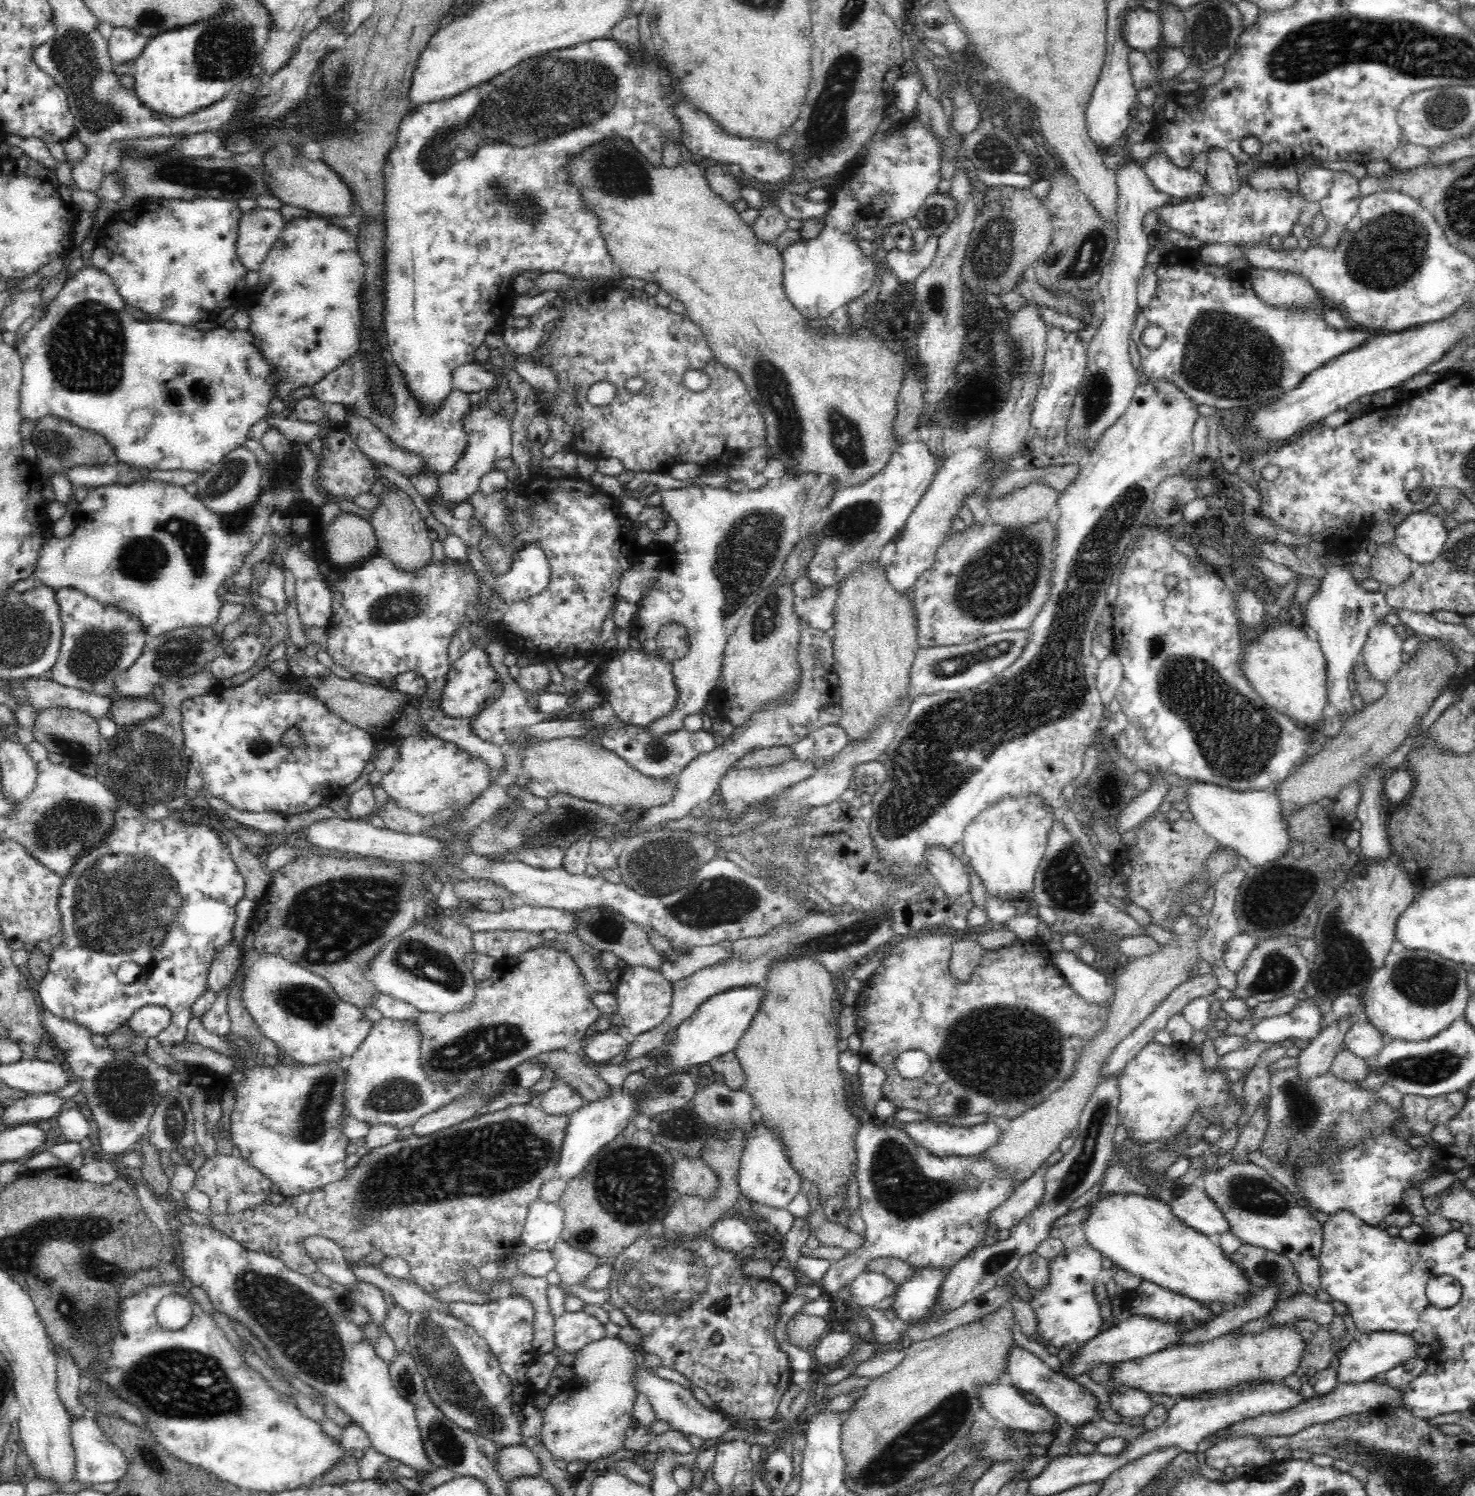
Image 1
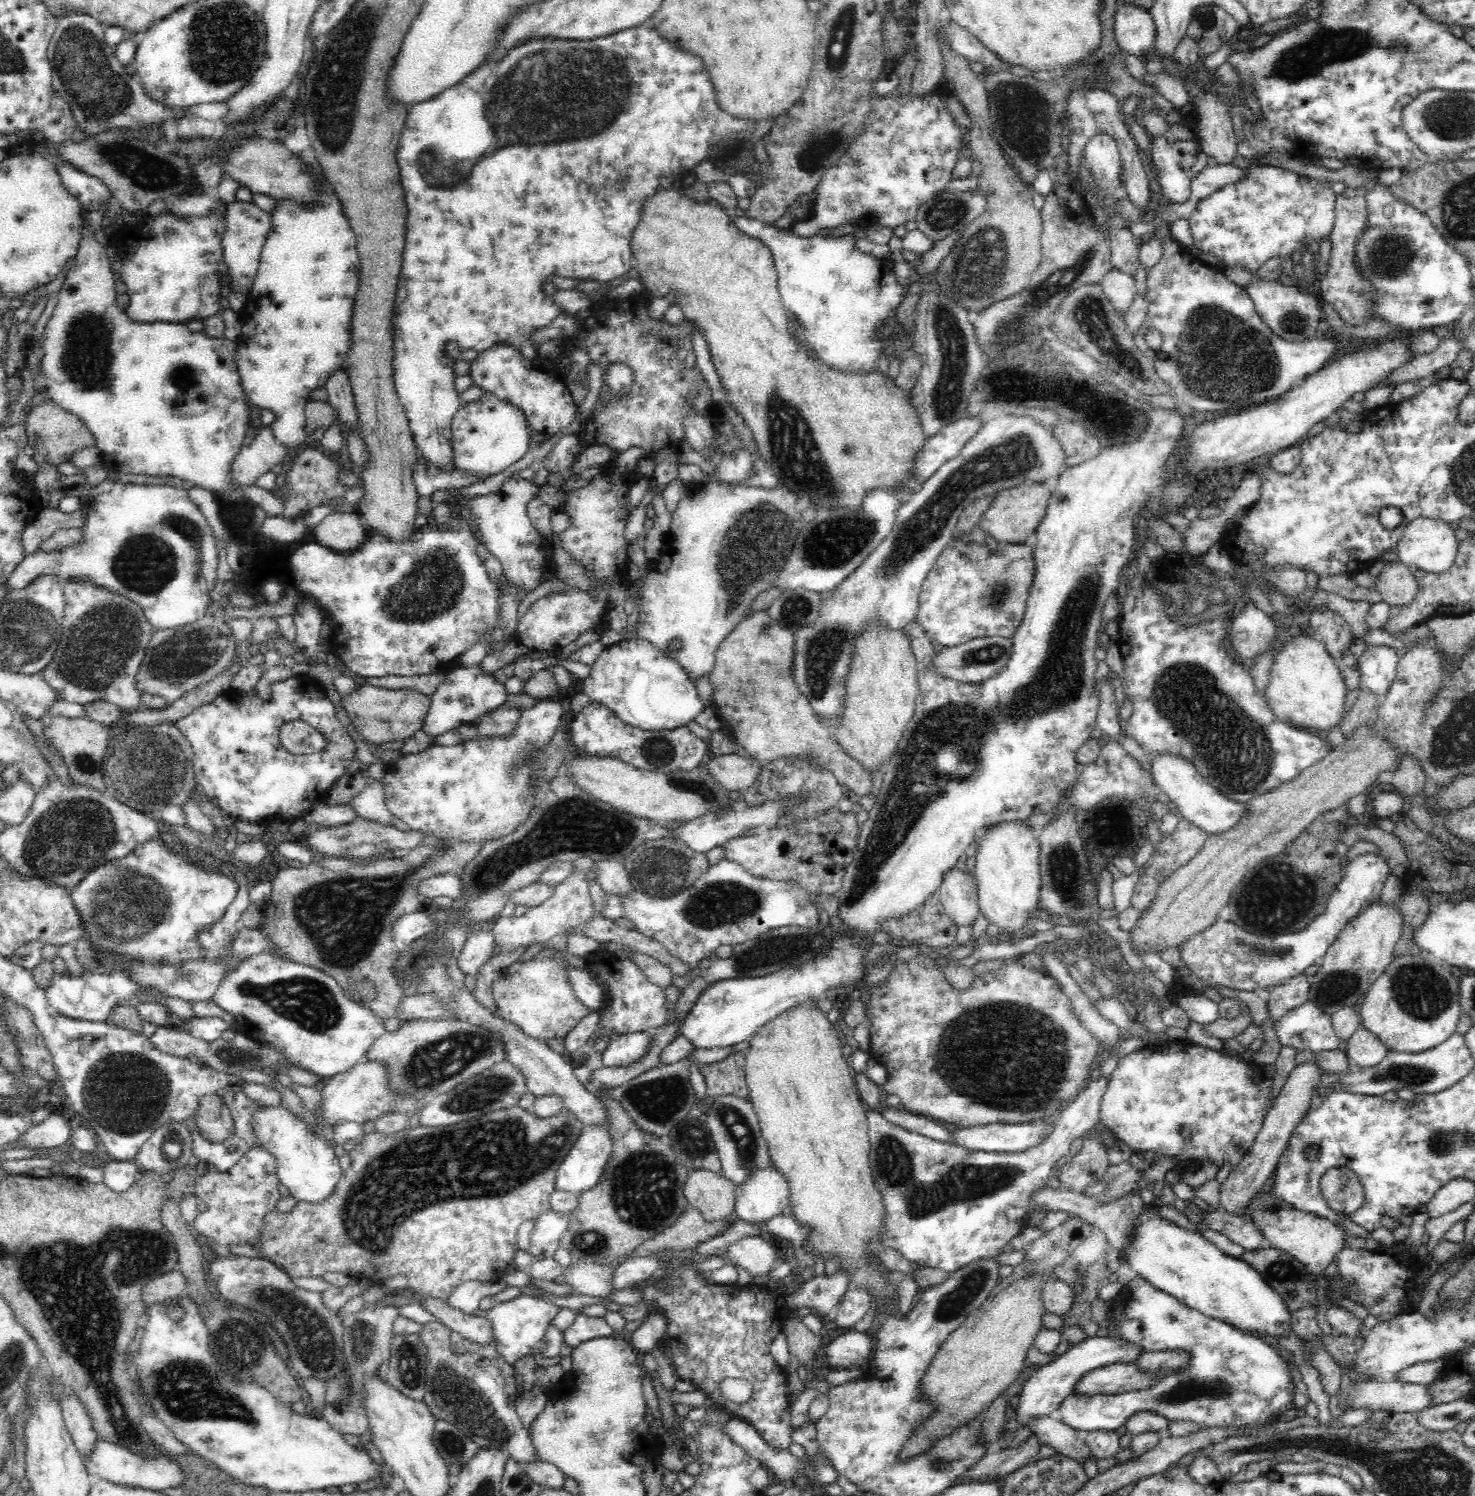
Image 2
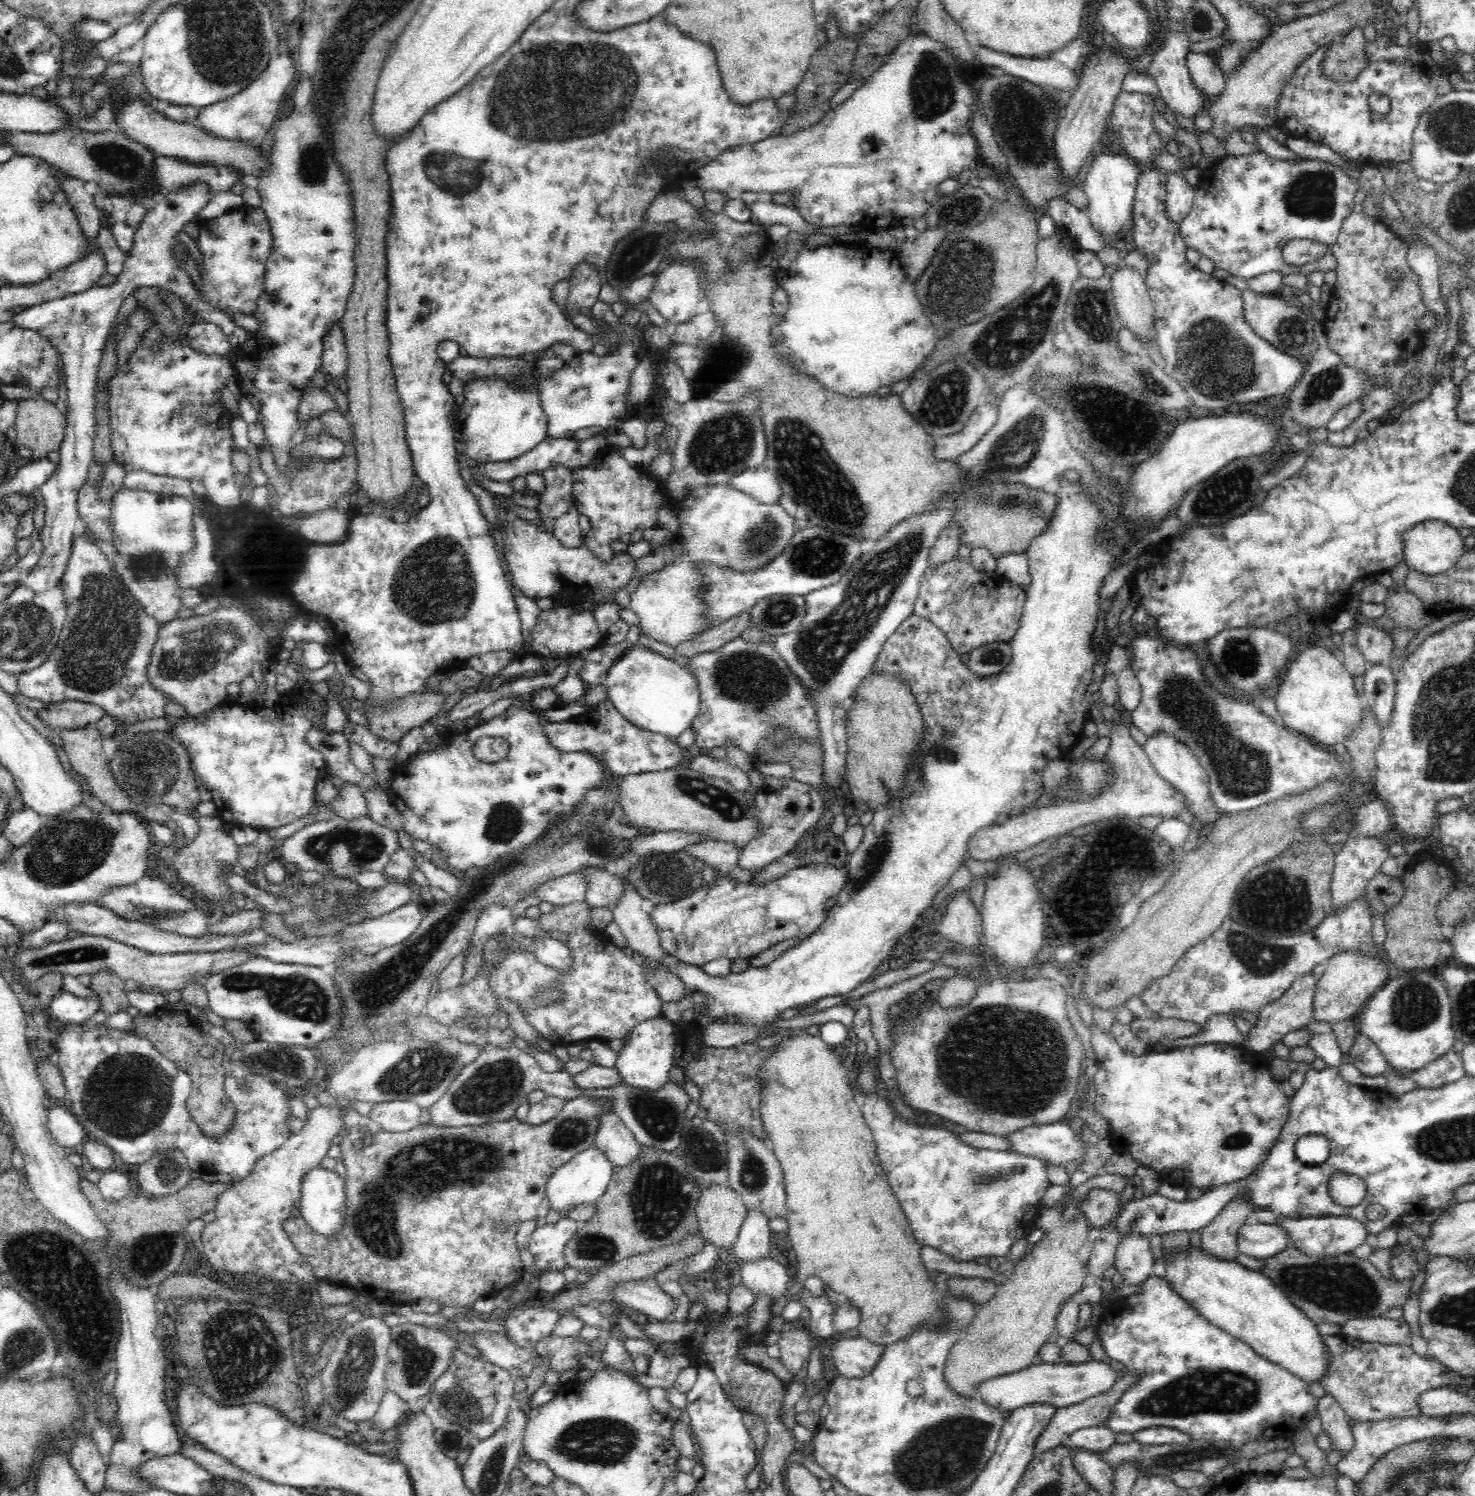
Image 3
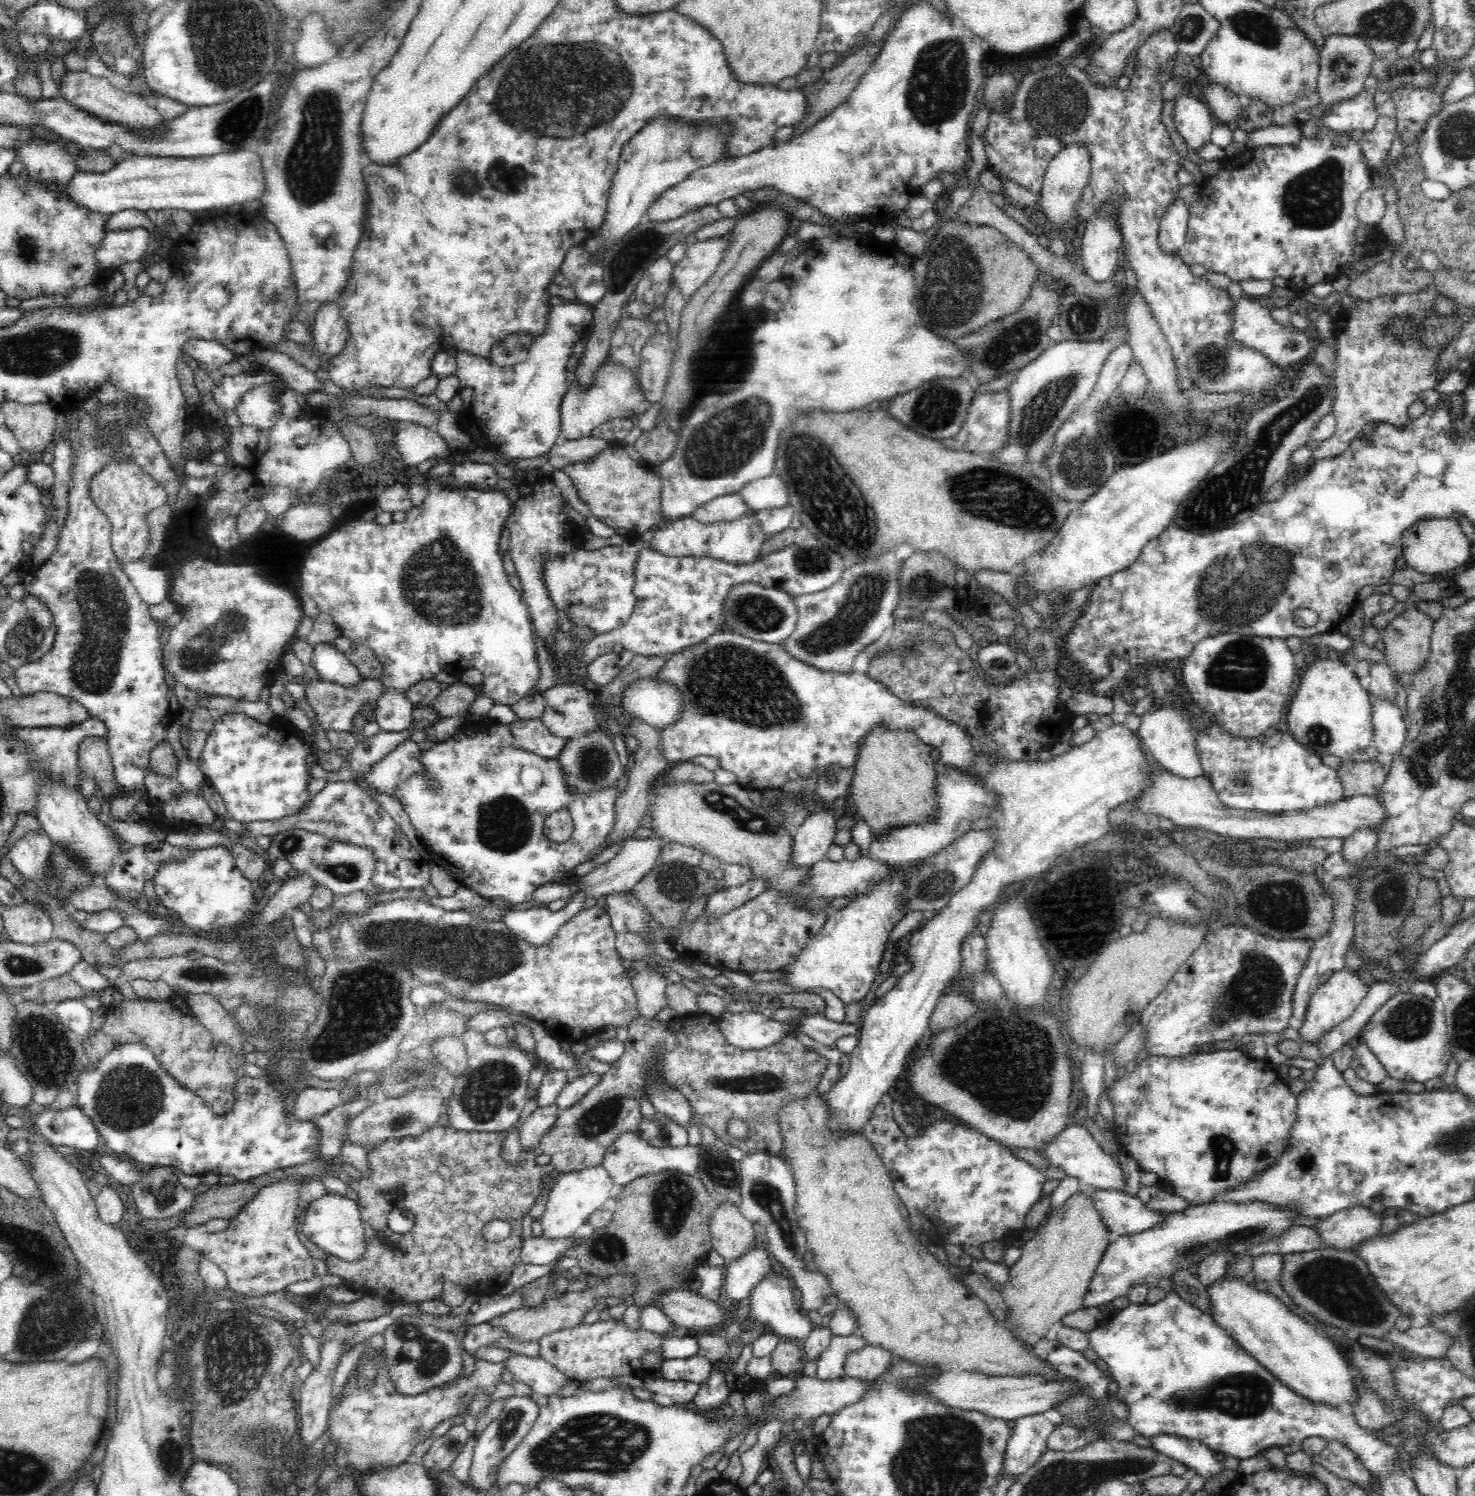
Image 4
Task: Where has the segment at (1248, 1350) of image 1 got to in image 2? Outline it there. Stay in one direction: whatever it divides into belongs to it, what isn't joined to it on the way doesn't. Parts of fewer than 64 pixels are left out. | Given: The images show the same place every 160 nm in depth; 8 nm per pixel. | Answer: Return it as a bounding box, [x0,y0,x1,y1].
[1072,1363,1162,1395]

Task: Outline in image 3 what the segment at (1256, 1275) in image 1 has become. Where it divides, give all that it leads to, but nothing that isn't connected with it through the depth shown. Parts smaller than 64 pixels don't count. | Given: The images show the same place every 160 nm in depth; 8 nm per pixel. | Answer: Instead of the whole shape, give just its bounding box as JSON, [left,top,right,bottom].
[1263,1246,1410,1328]

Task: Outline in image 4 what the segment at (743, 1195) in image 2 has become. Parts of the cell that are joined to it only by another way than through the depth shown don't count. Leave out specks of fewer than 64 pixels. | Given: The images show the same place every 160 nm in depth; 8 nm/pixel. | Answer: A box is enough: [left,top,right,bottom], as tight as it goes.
[723,1237,771,1303]

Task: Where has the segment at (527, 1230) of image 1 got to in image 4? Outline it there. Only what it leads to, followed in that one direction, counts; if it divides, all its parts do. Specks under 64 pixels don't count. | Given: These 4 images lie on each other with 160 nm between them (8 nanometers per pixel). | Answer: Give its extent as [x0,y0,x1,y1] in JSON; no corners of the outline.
[519,1236,572,1266]

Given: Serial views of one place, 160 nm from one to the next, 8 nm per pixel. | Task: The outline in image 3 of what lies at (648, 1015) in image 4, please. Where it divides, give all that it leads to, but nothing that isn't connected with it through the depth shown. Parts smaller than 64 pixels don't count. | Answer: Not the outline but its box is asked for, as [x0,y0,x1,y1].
[612,880,675,978]

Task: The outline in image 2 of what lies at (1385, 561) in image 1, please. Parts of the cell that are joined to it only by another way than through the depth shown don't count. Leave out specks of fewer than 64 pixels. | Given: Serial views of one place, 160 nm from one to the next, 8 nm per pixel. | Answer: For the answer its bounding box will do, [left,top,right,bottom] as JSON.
[1375,564,1418,608]

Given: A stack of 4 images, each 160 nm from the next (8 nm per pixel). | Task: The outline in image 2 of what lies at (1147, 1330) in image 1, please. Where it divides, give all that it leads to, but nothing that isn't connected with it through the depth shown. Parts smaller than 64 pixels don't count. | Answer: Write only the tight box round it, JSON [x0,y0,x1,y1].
[998,1337,1141,1443]

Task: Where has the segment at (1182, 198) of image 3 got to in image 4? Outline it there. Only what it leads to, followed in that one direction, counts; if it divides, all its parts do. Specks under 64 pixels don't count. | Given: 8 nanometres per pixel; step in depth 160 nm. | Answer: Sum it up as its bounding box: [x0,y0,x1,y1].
[1158,197,1189,254]

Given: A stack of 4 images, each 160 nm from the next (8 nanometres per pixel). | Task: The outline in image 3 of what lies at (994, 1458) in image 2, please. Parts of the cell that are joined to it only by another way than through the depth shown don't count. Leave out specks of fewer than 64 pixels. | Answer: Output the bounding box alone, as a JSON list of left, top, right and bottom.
[1033,1375,1136,1454]

